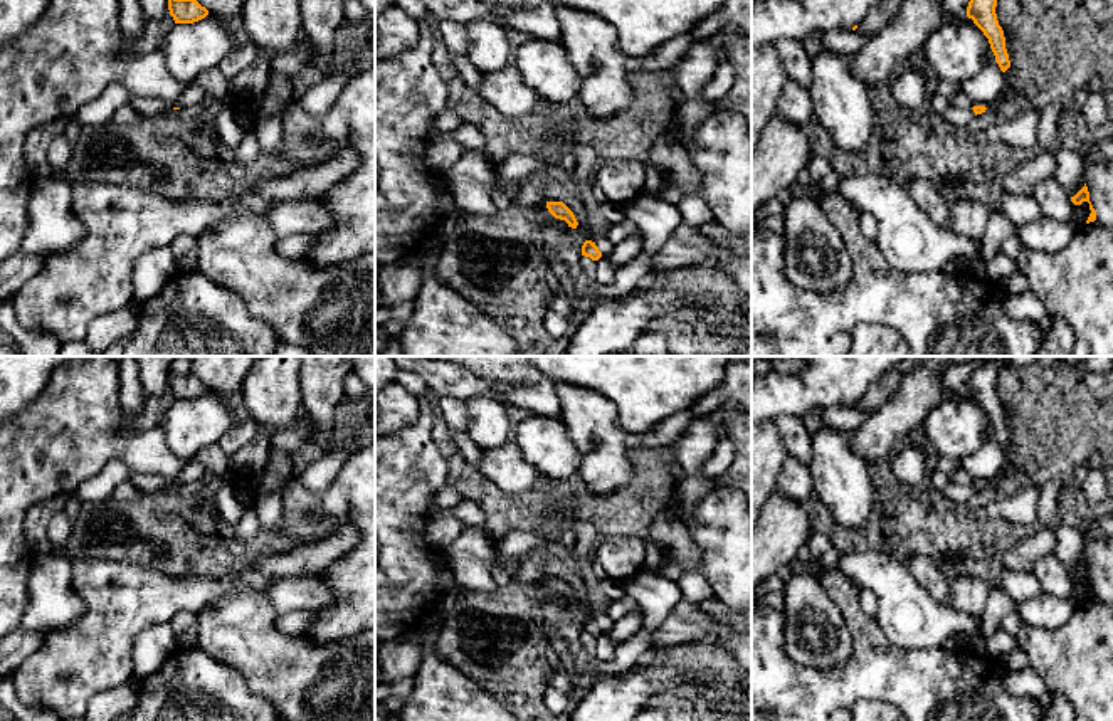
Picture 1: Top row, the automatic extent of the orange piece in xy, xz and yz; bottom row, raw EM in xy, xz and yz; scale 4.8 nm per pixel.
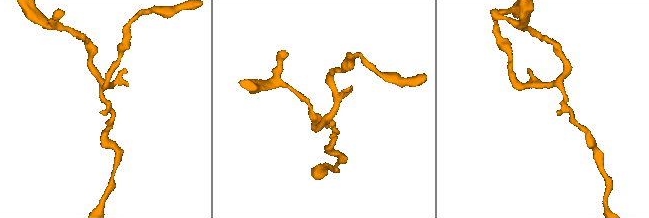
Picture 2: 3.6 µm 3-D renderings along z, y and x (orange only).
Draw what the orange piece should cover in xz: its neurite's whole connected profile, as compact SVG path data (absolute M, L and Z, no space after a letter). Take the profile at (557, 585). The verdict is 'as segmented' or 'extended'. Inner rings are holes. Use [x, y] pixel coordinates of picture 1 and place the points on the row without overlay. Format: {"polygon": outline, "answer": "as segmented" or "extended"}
{"polygon": "M546 578L546 585L555 595L565 597L568 603L577 605L578 598L563 578Z", "answer": "as segmented"}

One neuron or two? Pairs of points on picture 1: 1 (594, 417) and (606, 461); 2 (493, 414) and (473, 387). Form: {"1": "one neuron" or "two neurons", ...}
{"1": "one neuron", "2": "two neurons"}

